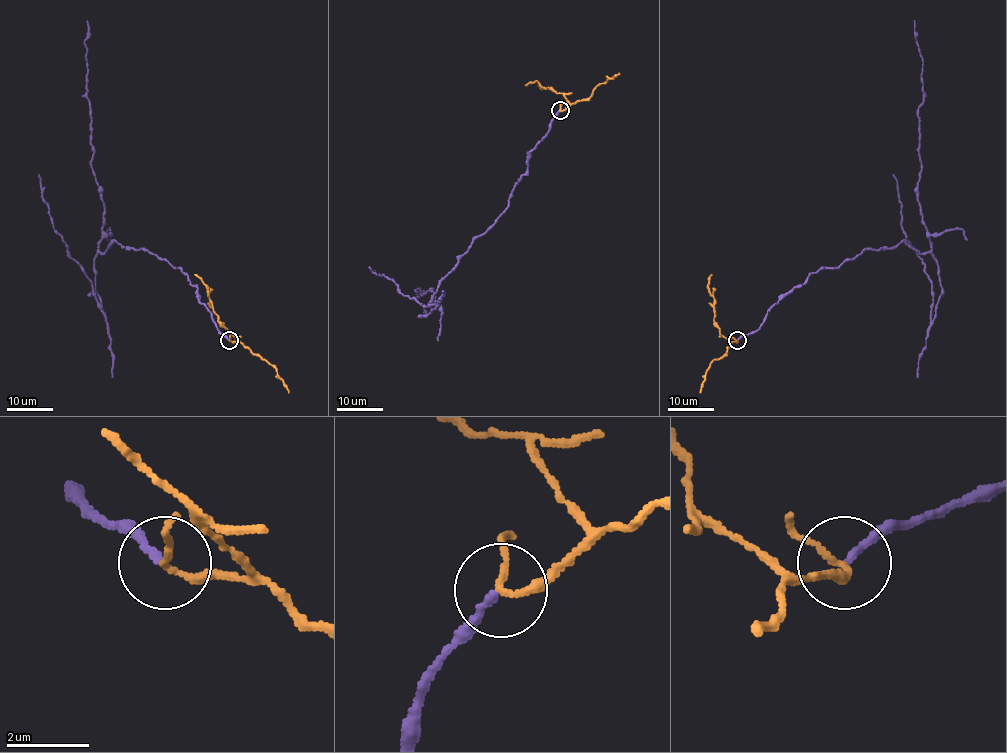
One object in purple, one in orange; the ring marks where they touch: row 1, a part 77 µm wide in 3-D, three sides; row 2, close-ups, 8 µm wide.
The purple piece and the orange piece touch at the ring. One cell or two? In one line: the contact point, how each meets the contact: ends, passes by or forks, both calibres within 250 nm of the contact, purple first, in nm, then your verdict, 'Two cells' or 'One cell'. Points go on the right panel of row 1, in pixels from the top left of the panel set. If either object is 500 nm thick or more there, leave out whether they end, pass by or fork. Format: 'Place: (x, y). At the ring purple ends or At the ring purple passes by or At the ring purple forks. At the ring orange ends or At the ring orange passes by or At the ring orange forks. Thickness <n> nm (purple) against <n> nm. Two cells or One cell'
Place: (737, 340). At the ring purple ends. At the ring orange passes by. Thickness 180 nm (purple) against 150 nm. One cell

